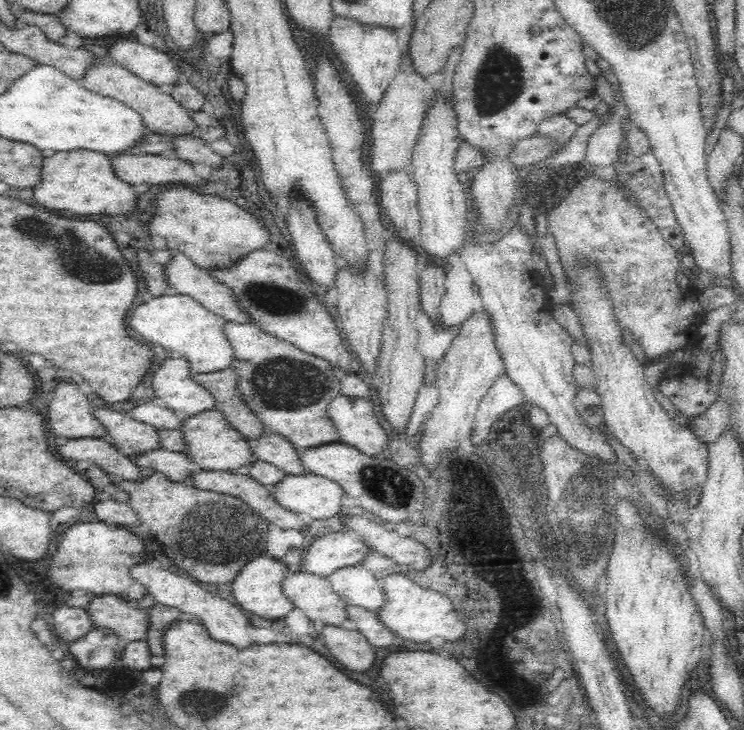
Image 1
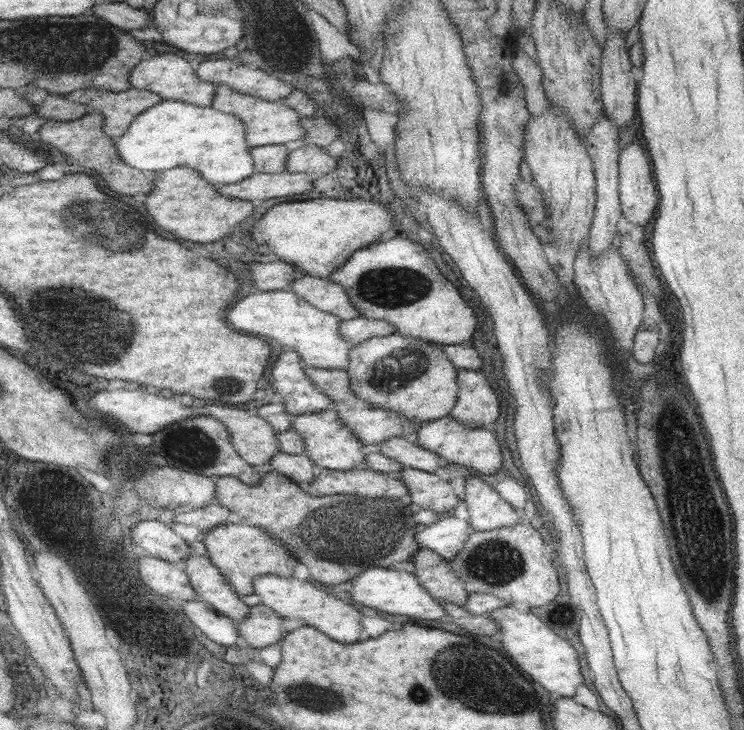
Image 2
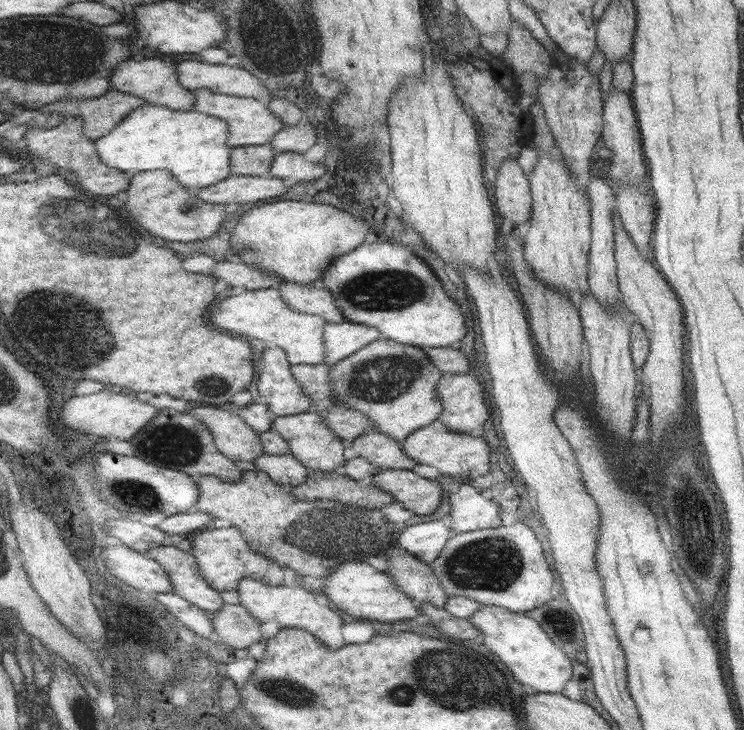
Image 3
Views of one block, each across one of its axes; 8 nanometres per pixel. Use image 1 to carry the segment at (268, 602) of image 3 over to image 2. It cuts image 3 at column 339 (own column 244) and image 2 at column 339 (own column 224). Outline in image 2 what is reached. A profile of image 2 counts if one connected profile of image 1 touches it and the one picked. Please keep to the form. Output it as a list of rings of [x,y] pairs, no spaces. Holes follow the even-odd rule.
[[[279,574],[258,576],[255,580],[255,594],[263,599],[263,603],[279,612],[285,618],[300,618],[306,625],[314,626],[327,632],[334,640],[344,644],[354,644],[362,636],[363,620],[366,618],[353,604],[334,597],[306,580],[288,578]]]

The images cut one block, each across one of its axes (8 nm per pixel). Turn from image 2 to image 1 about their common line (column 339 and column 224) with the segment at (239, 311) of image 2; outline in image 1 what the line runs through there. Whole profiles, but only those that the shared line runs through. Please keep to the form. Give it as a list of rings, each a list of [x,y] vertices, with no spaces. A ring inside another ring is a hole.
[[[186,294],[153,297],[146,304],[138,306],[130,320],[132,328],[146,340],[168,348],[175,355],[186,356],[192,370],[201,373],[224,370],[237,360],[235,346],[226,335],[226,326],[229,323],[226,316],[211,312]]]

